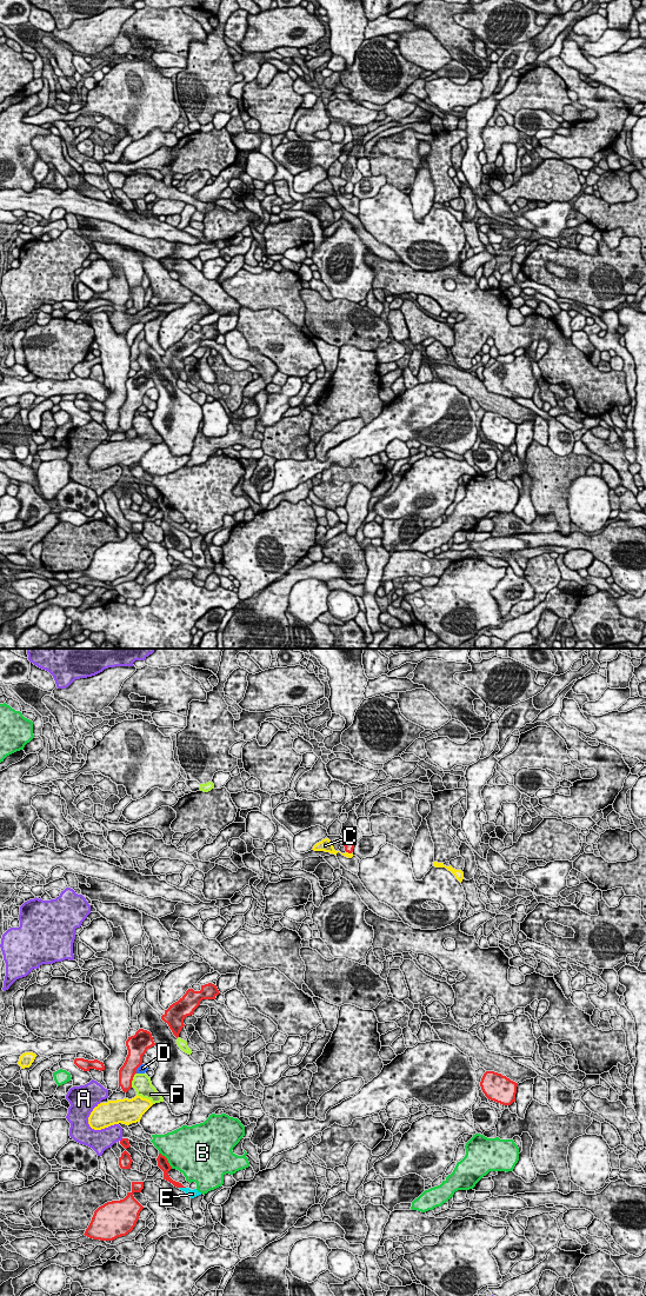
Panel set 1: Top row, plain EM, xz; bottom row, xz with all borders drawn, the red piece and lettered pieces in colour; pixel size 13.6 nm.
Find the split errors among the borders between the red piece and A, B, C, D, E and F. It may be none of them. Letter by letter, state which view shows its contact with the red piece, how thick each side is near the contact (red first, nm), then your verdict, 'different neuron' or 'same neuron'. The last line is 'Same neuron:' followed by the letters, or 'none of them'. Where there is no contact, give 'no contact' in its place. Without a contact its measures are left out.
A: contact in xz; calibres 120 and 280 nm; different neuron
B: contact in xz; calibres 160 and 480 nm; different neuron
C: contact in xz; calibres 130 and 90 nm; different neuron
D: contact in xz; calibres 240 and 120 nm; different neuron
E: contact in xz; calibres 70 and 120 nm; same neuron
F: contact in xz; calibres 220 and 240 nm; different neuron
Same neuron: E

